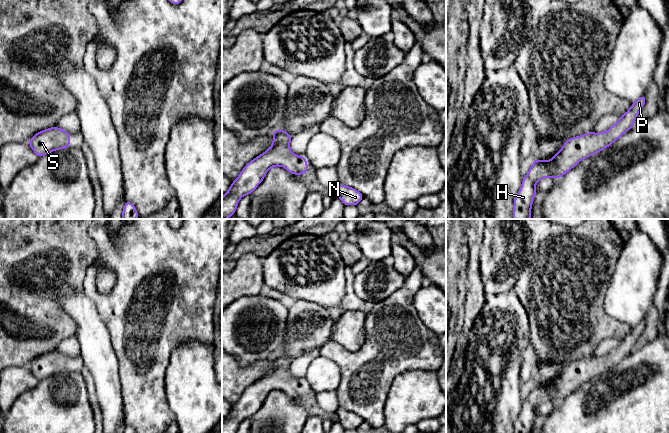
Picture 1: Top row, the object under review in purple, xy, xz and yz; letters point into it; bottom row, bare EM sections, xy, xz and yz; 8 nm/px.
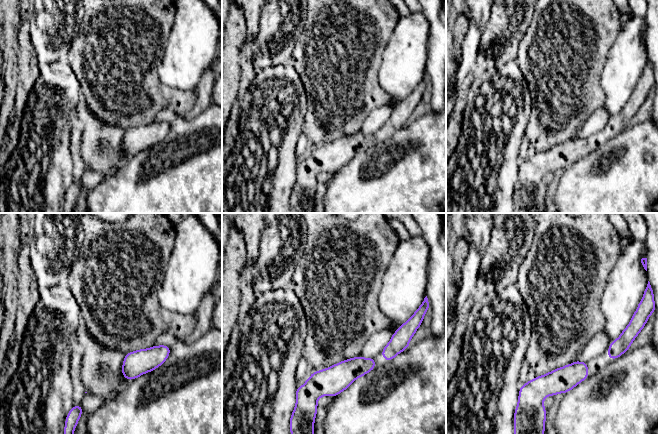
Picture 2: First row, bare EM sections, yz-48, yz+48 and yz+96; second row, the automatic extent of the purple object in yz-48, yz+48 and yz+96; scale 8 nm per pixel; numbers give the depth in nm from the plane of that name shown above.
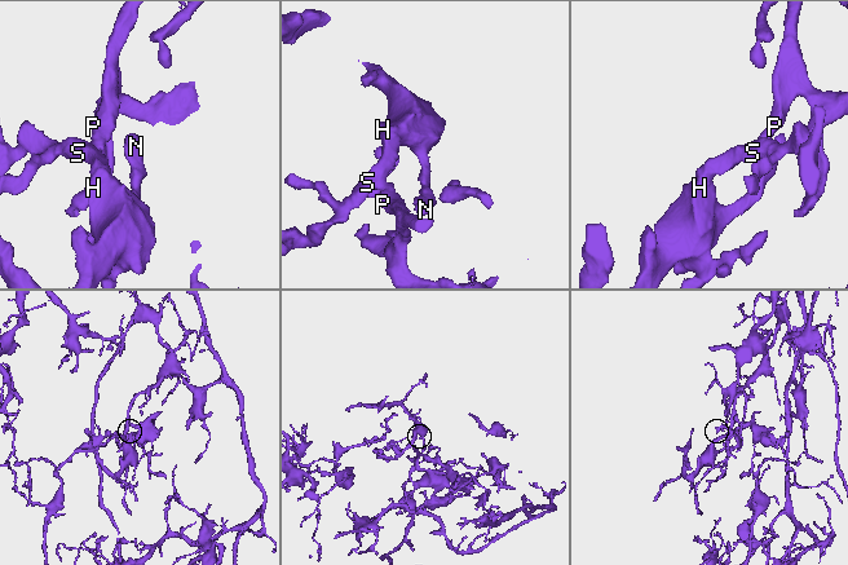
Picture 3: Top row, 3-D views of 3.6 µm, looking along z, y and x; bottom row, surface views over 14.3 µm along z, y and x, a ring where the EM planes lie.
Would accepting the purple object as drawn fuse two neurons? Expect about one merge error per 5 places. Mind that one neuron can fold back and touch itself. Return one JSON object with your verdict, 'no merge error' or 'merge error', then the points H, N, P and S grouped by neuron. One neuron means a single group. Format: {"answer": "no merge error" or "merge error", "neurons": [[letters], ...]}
{"answer": "no merge error", "neurons": [["H", "N", "P", "S"]]}

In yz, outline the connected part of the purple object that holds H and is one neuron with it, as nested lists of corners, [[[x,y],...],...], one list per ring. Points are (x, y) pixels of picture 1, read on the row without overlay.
[[[643,318],[637,325],[633,326],[631,332],[620,340],[619,345],[612,349],[608,355],[602,357],[589,356],[570,362],[552,383],[546,386],[540,383],[534,384],[514,422],[513,433],[531,433],[534,421],[538,417],[535,408],[539,404],[545,401],[553,401],[554,403],[562,401],[579,385],[609,371],[626,355],[630,354],[643,332],[645,324],[646,320]]]

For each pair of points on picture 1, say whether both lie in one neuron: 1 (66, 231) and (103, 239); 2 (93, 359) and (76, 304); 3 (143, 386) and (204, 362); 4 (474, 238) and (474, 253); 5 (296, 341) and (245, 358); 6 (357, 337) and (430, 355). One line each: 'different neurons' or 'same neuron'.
1: different neurons
2: same neuron
3: different neurons
4: same neuron
5: different neurons
6: different neurons

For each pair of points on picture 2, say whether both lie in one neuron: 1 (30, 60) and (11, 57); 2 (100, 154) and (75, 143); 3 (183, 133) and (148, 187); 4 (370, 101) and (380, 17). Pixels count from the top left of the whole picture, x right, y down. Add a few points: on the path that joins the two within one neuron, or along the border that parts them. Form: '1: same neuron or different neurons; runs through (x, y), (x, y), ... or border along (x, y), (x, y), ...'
1: different neurons; border along (18, 34), (18, 82)
2: different neurons; border along (81, 122), (83, 134), (80, 158), (85, 167)
3: same neuron; runs through (183, 146), (183, 152), (161, 174)
4: same neuron; runs through (370, 80), (372, 60), (370, 57), (370, 38)

